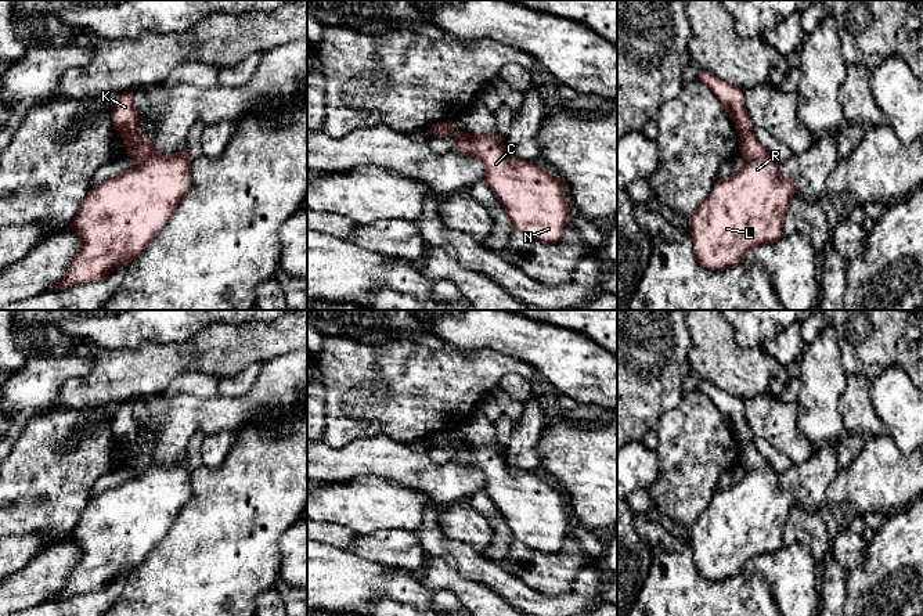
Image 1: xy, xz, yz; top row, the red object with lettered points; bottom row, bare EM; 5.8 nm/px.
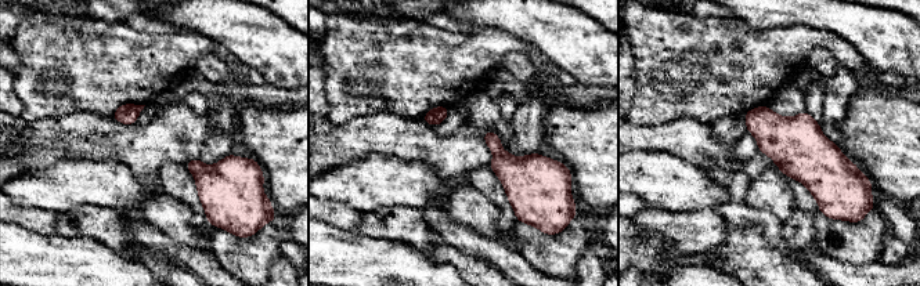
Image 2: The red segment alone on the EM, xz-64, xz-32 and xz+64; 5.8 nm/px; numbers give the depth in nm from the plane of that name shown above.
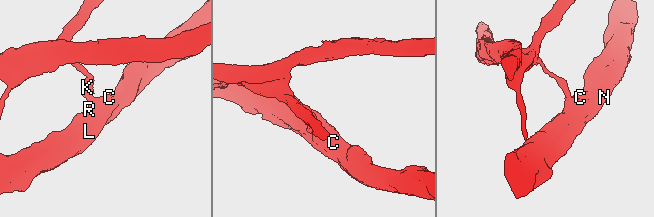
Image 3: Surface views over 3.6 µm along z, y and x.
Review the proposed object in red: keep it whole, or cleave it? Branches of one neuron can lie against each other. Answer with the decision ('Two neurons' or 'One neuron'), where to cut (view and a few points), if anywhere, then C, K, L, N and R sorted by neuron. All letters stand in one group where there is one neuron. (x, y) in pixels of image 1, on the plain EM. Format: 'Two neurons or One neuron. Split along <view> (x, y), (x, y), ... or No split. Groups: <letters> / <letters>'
Two neurons. Split along xy (136, 442), (125, 447). Groups: C L N R / K

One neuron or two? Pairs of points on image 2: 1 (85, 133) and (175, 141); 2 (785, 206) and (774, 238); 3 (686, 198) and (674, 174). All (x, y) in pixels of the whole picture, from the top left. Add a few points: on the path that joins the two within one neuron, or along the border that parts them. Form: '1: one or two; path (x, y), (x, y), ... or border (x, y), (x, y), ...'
1: one; path (107, 138), (114, 141), (152, 141)
2: two; border (750, 207), (767, 210), (780, 221)
3: one; path (684, 192), (674, 180)

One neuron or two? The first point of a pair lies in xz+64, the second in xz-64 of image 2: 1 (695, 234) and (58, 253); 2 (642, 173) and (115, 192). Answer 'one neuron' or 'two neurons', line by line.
1: two neurons
2: one neuron

